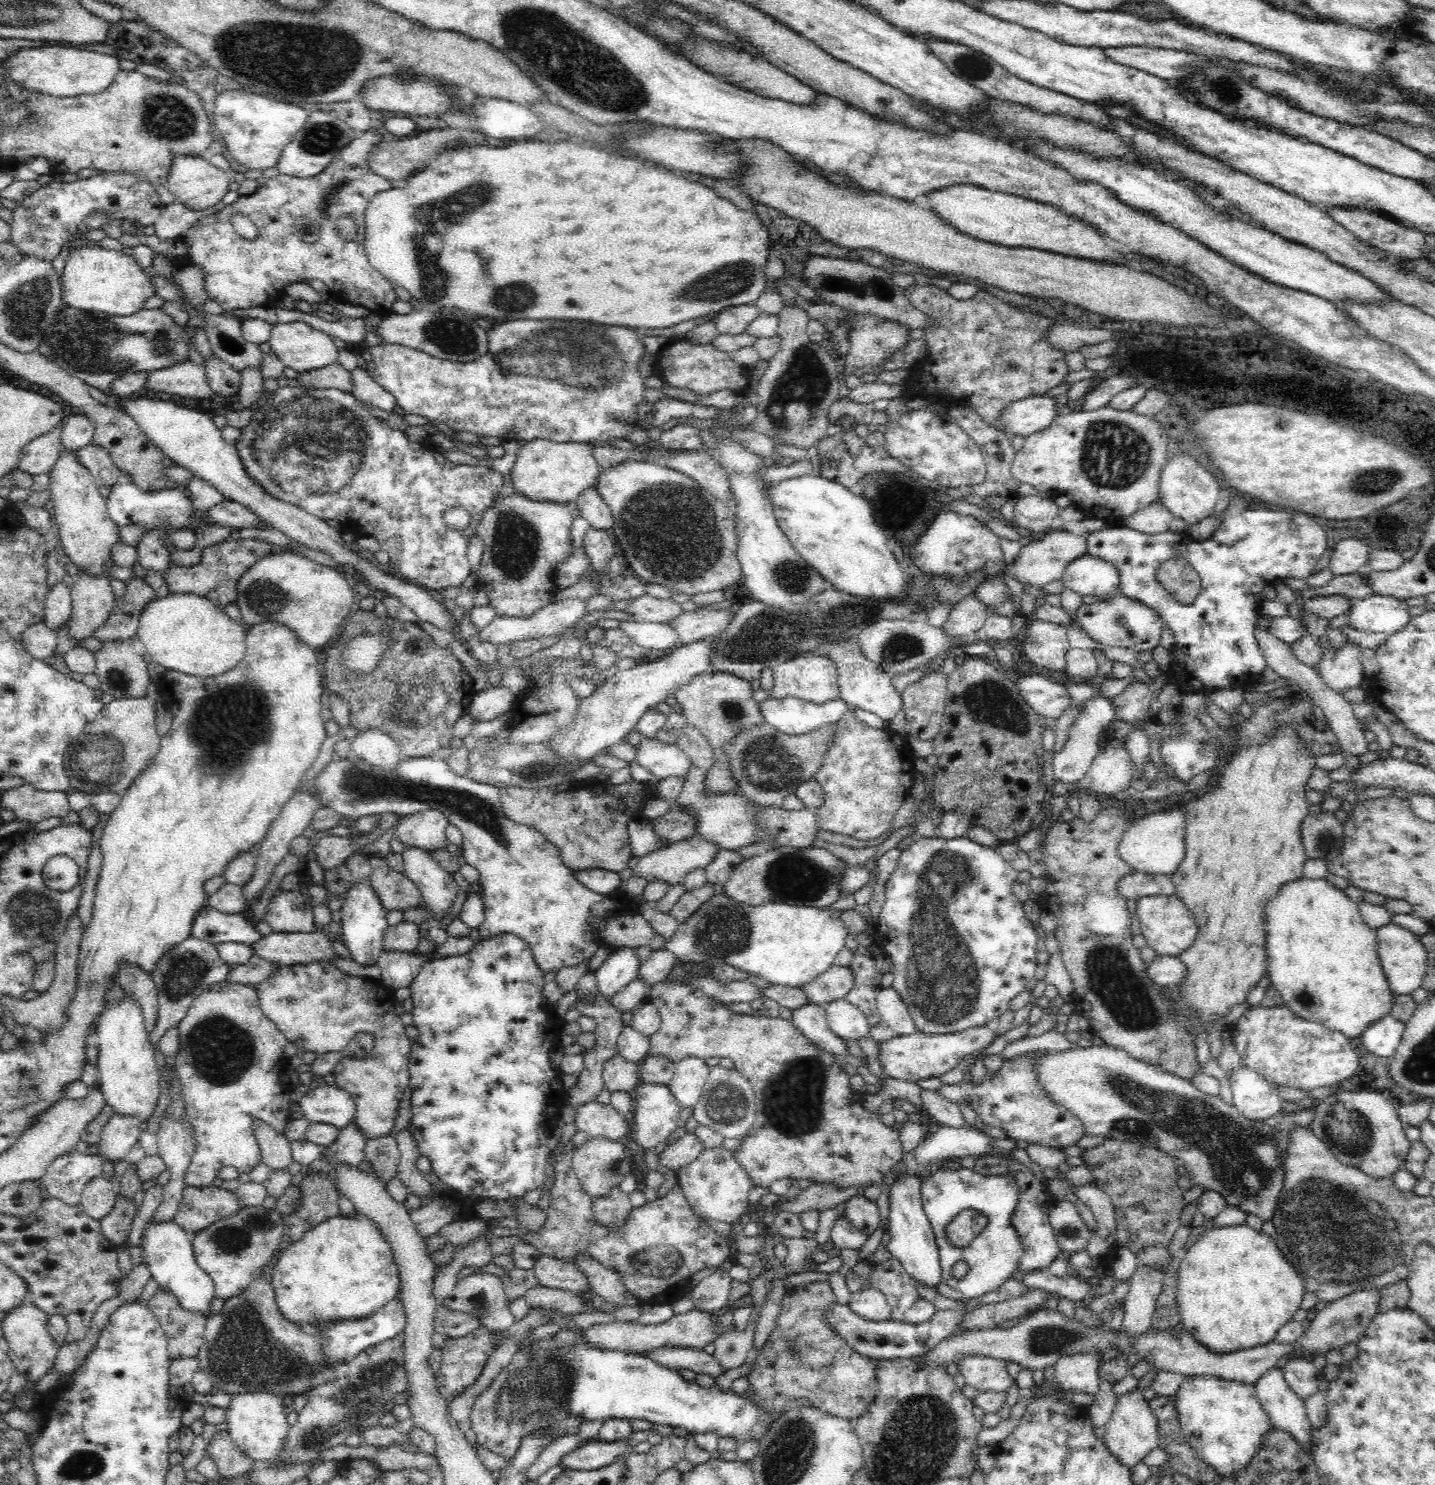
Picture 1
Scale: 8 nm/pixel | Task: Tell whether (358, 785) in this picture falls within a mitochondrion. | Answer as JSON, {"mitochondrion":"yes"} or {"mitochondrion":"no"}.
{"mitochondrion":"yes"}

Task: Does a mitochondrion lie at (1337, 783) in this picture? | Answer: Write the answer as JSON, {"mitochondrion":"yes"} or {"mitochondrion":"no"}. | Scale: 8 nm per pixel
{"mitochondrion":"no"}

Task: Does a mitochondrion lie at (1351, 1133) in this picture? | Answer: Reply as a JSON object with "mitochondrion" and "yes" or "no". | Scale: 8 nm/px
{"mitochondrion":"yes"}

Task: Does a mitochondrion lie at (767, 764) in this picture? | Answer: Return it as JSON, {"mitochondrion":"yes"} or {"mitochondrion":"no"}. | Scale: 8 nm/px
{"mitochondrion":"yes"}

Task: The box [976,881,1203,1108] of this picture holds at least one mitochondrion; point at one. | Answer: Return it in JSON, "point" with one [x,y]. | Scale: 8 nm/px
{"point":[1126,1003]}

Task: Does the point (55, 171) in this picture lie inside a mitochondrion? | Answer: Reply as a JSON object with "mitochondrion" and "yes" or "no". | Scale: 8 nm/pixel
{"mitochondrion":"no"}

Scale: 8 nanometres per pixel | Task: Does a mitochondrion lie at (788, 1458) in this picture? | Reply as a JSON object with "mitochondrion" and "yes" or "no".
{"mitochondrion":"yes"}

